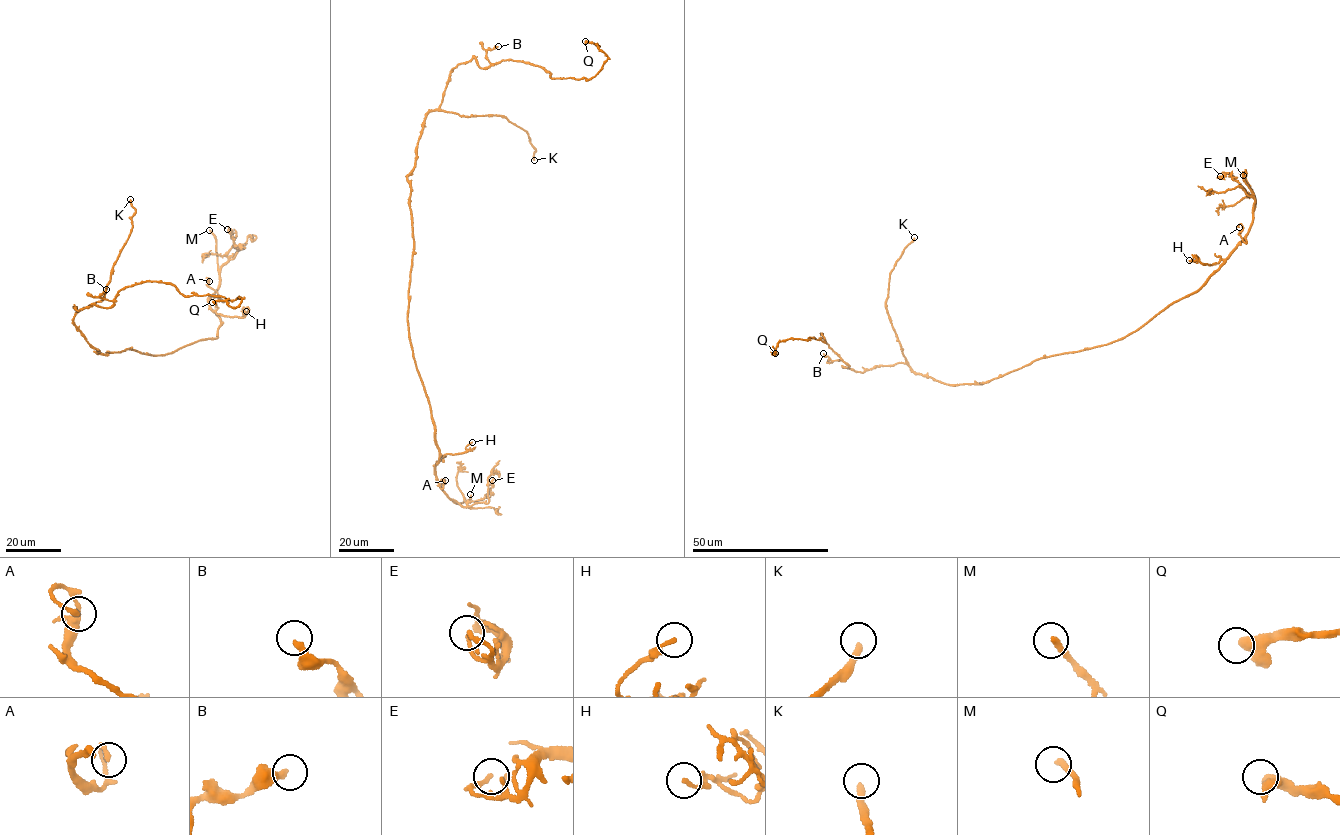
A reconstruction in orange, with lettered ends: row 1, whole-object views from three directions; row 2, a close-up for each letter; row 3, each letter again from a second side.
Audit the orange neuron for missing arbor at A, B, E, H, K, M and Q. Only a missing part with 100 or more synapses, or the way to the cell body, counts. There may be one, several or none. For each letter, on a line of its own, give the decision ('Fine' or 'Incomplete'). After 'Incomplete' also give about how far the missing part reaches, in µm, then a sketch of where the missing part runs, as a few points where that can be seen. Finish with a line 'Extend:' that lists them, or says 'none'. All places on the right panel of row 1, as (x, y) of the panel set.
A: Fine
B: Fine
E: Fine
H: Fine
K: Incomplete. Missing length about 120 µm. Course of what is missing: (914, 237), (929, 210), (949, 195), (957, 119), (920, 111), (920, 98), (929, 91), (968, 91), (969, 97)
M: Incomplete. Missing length about 25 µm. Course of what is missing: (1243, 175), (1241, 172), (1260, 148)
Q: Fine
Extend: K, M

